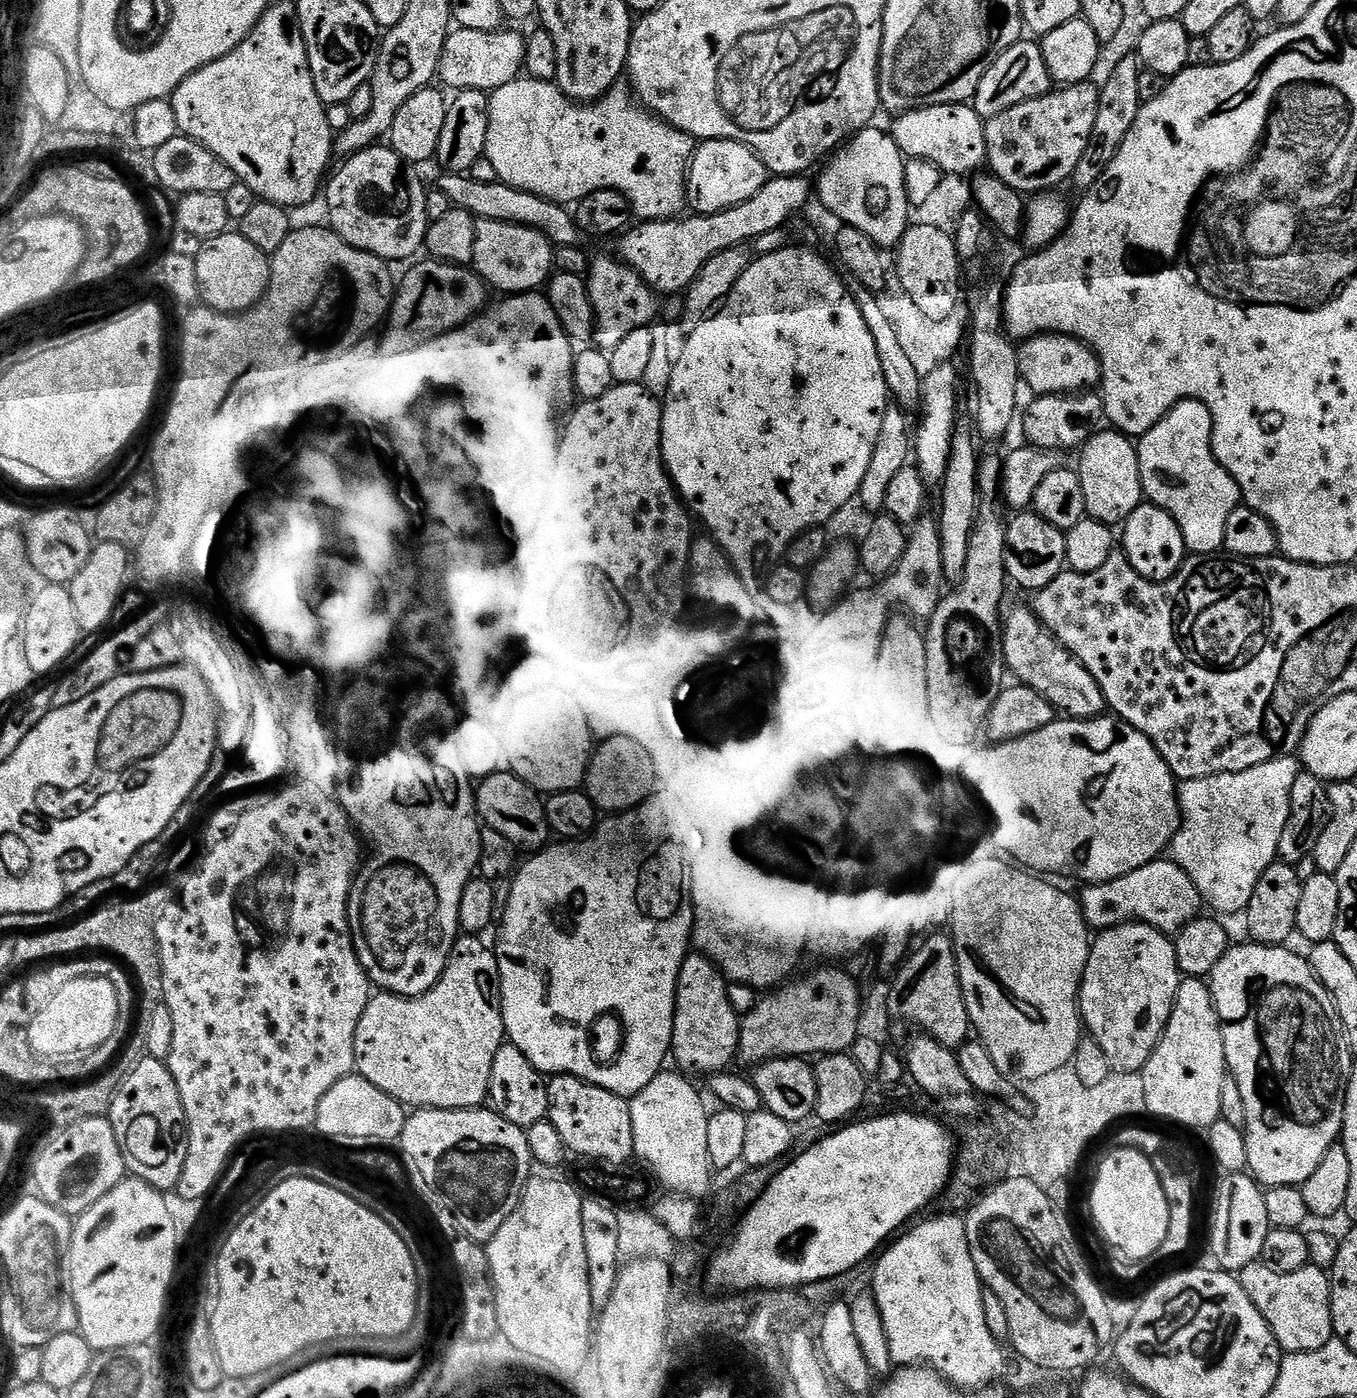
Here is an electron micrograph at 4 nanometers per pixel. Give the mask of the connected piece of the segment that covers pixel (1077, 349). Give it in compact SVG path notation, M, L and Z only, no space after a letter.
M1041 334L1025 340L1018 348L1021 381L1041 396L1063 396L1092 390L1100 384L1100 359L1092 349L1072 336Z

